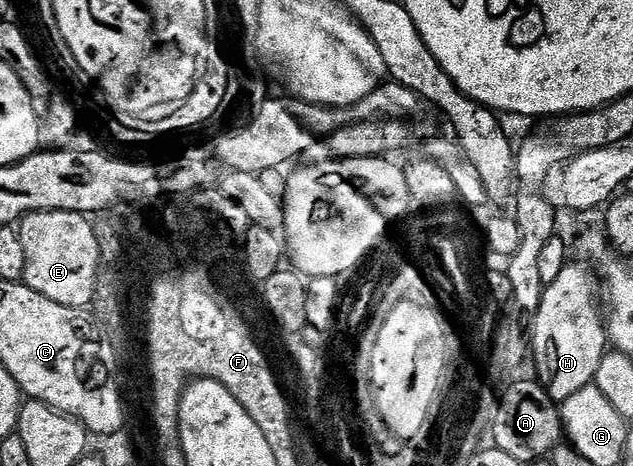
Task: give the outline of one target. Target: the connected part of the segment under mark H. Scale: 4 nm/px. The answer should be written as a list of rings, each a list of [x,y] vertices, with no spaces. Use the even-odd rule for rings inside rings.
[[[569,263],[563,268],[561,275],[557,275],[557,279],[553,279],[553,283],[546,285],[543,297],[540,299],[539,310],[530,327],[529,353],[533,359],[535,356],[536,374],[534,373],[534,376],[557,403],[569,399],[571,395],[594,382],[597,367],[601,363],[604,353],[609,349],[605,313],[601,308],[601,285],[597,280],[596,270],[590,264],[582,264]]]

